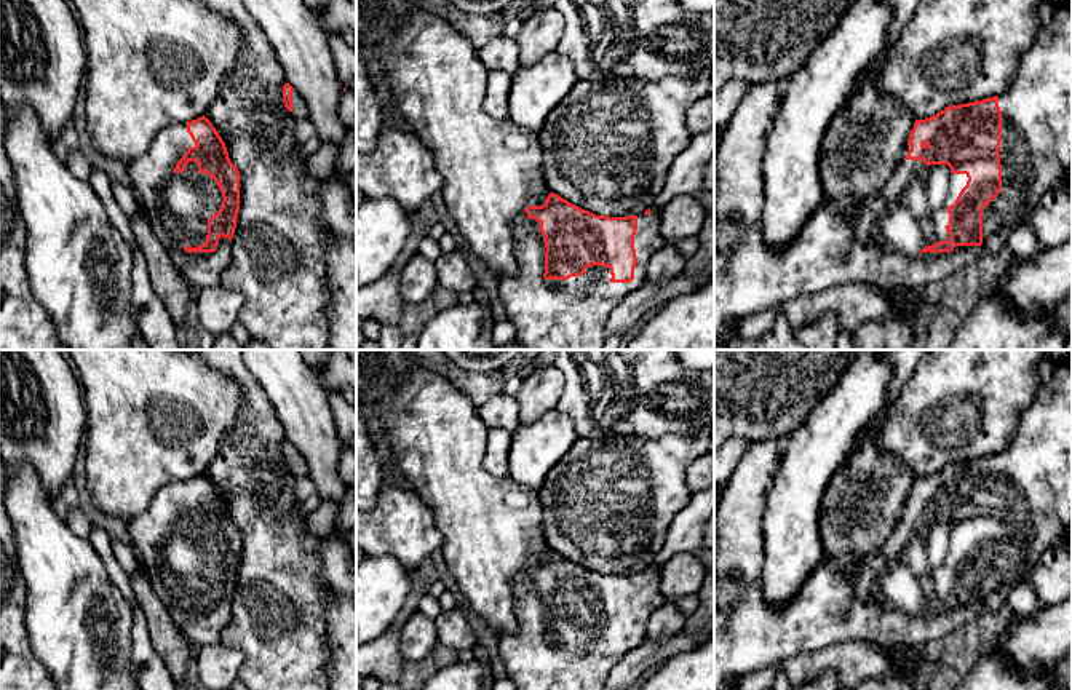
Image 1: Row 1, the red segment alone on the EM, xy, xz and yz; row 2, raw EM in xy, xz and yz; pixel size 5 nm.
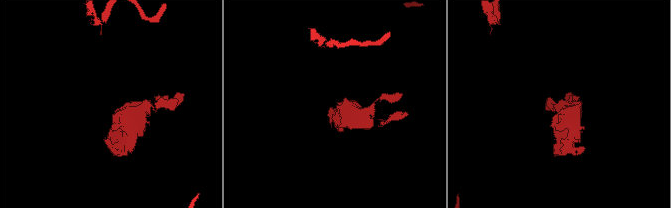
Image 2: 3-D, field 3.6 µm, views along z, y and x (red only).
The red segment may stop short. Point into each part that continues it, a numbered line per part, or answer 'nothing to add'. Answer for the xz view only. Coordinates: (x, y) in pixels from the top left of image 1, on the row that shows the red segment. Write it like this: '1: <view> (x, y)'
1: xz (571, 313)

